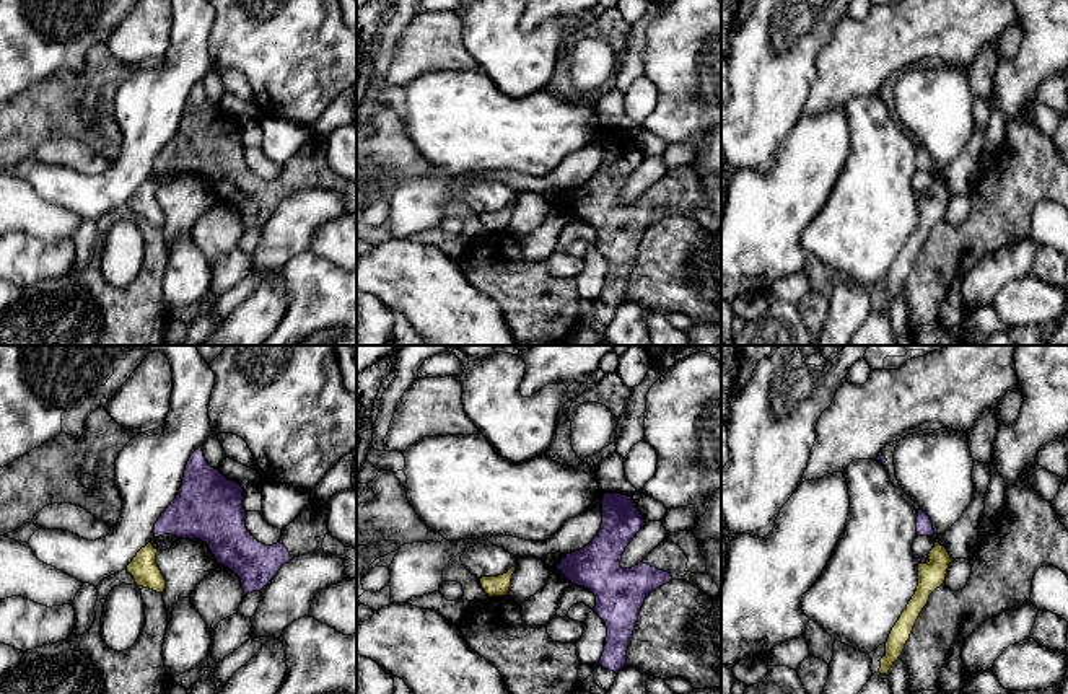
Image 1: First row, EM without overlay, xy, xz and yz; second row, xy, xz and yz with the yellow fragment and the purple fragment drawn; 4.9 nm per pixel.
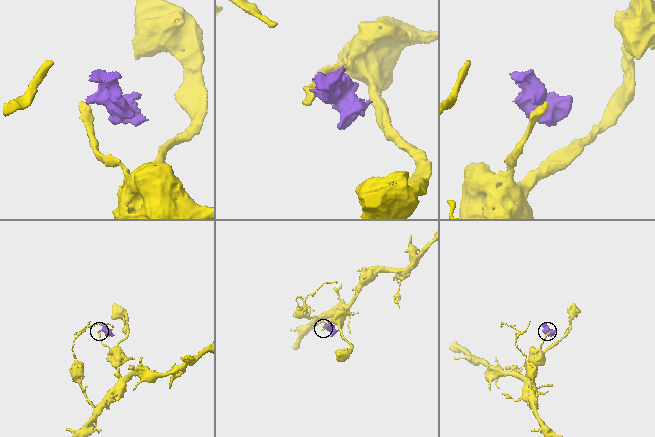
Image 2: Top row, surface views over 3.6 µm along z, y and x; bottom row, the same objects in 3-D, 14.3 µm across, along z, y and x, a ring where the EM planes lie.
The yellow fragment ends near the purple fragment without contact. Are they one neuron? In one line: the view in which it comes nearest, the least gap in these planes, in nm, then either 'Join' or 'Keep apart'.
Closest in yz. Distance 40 nm. Keep apart

